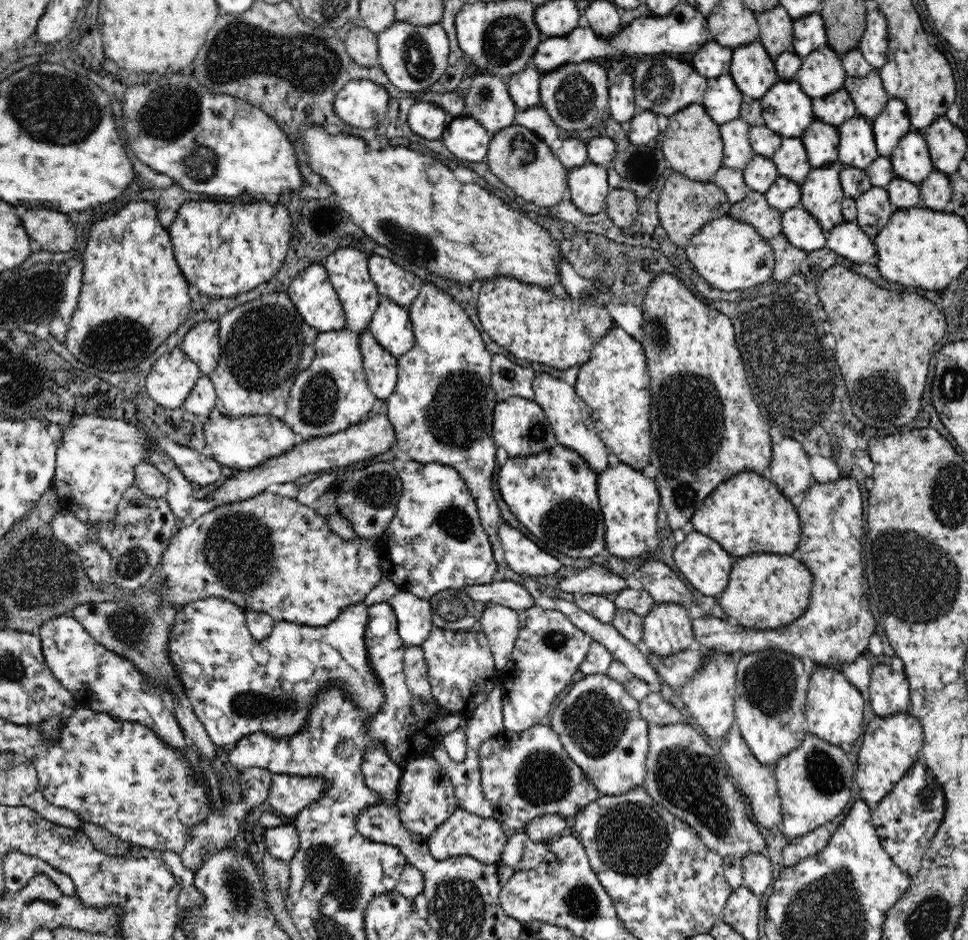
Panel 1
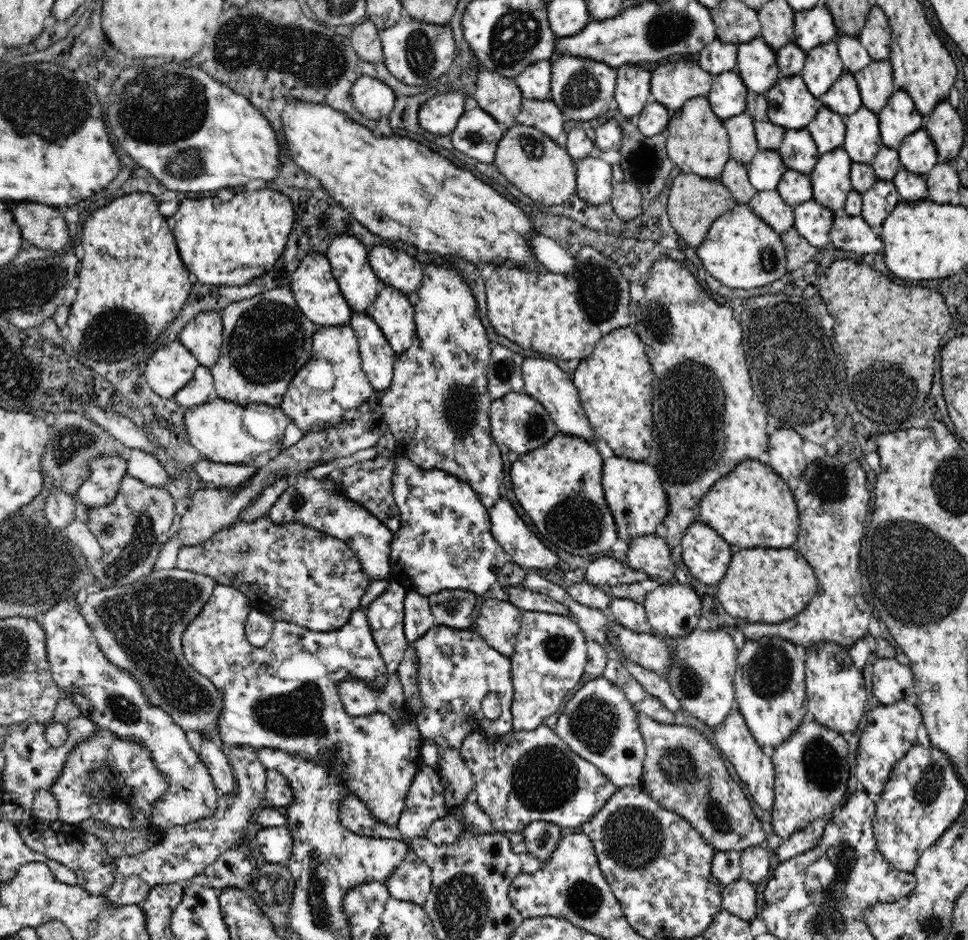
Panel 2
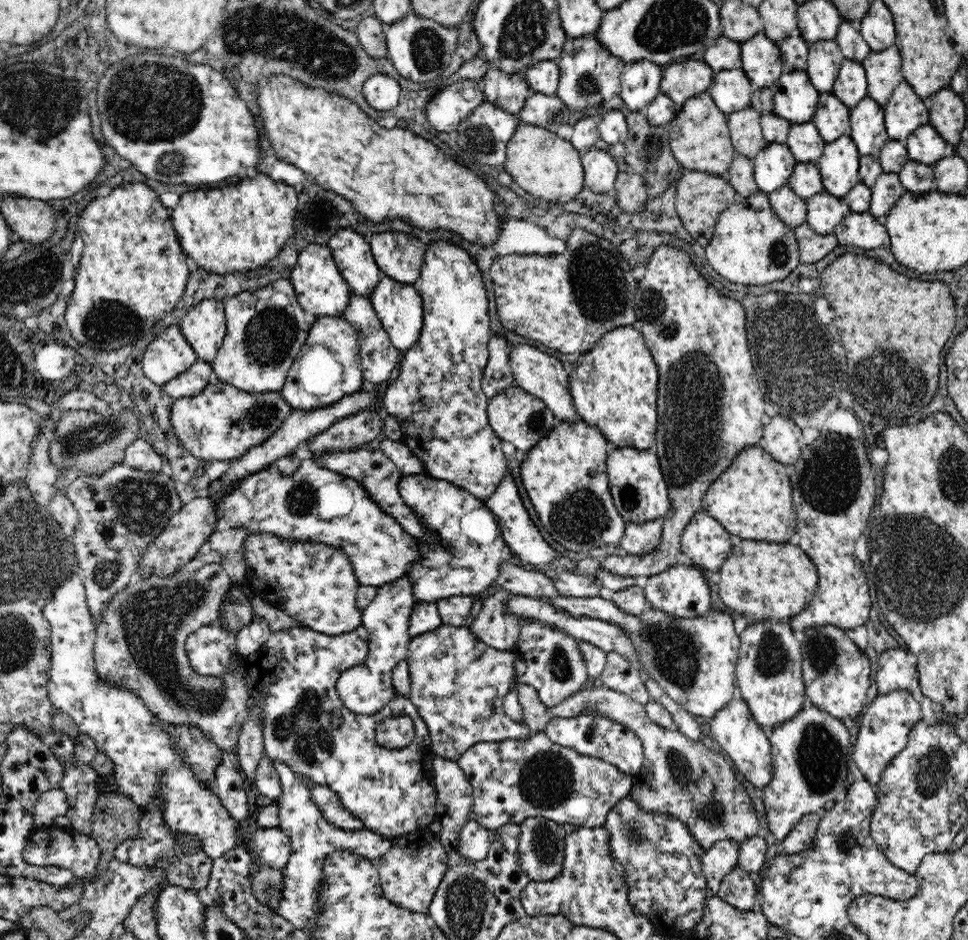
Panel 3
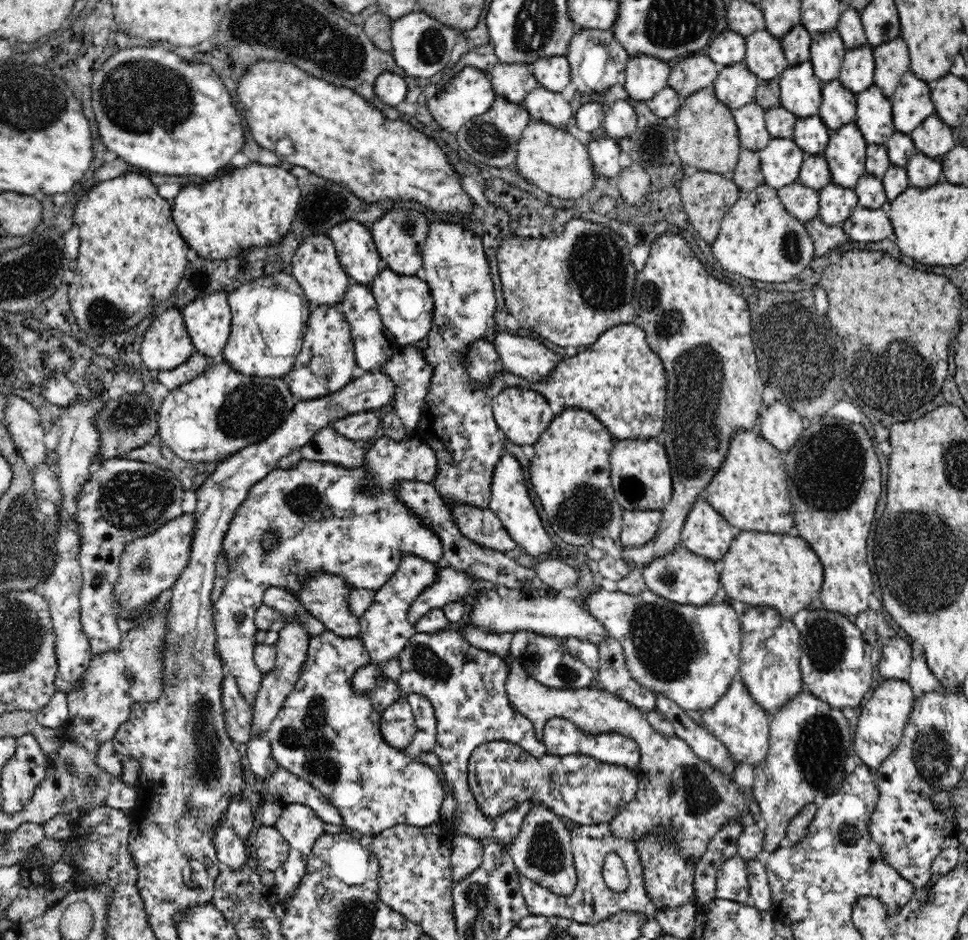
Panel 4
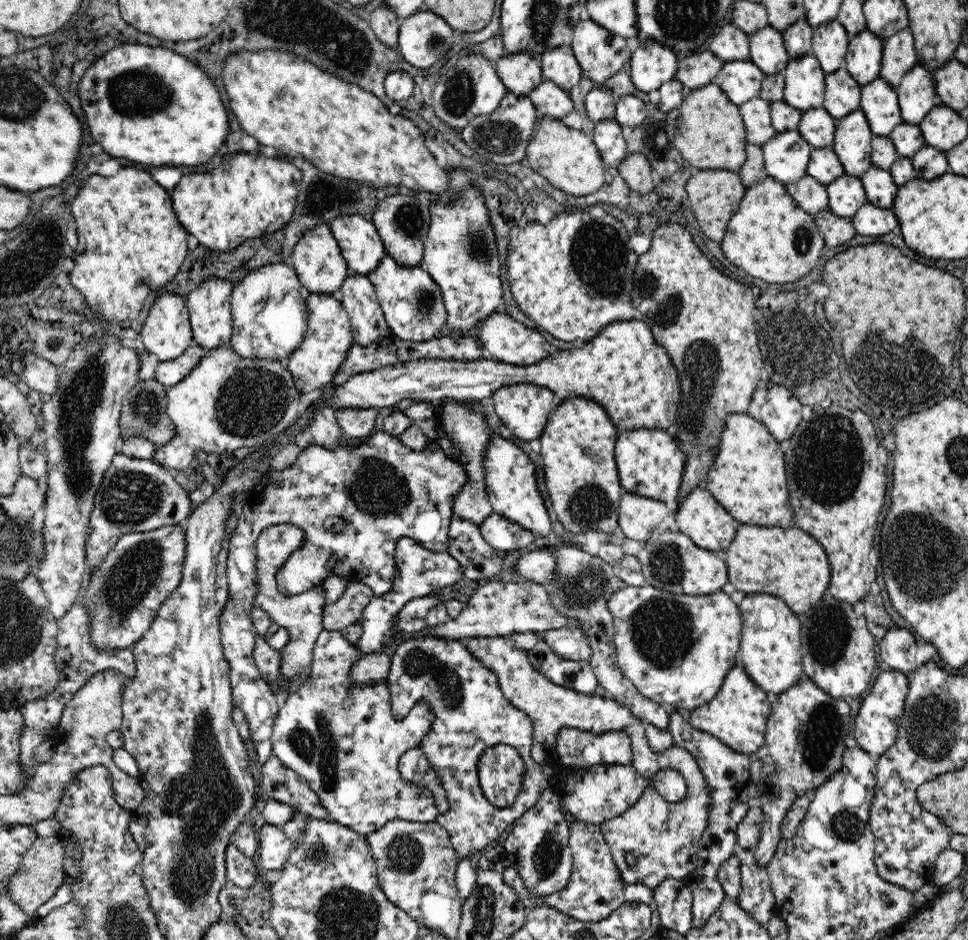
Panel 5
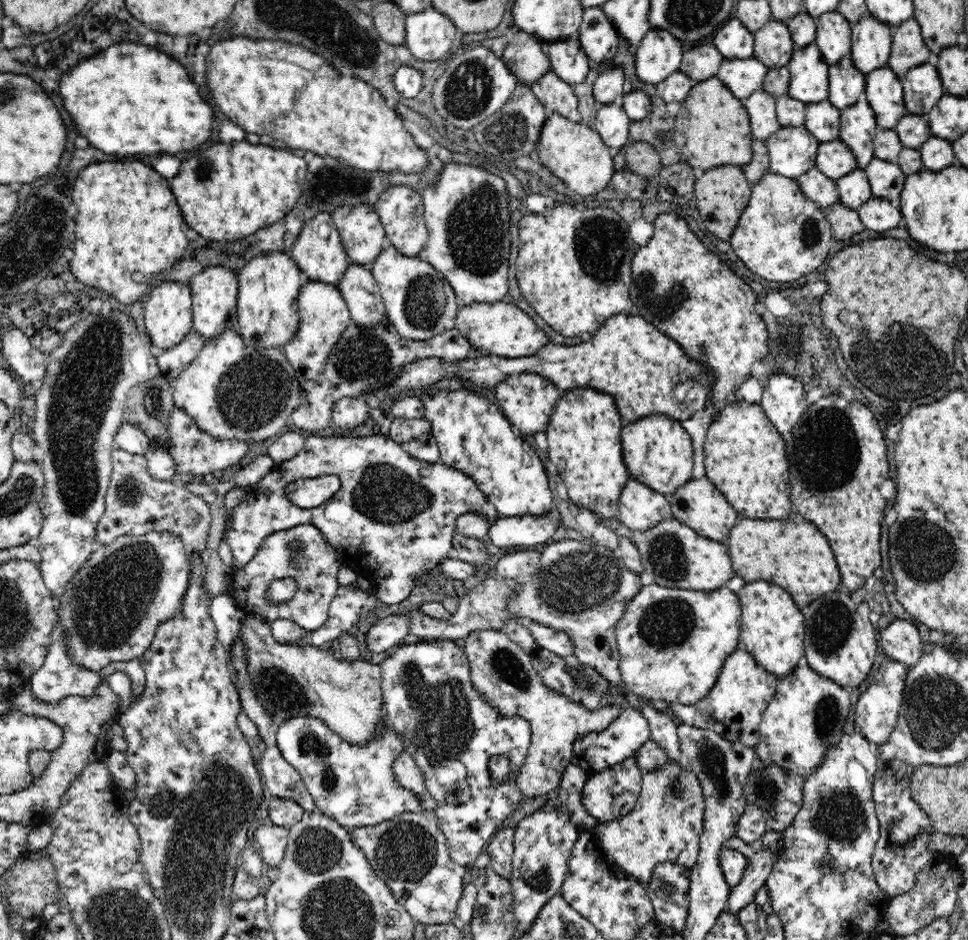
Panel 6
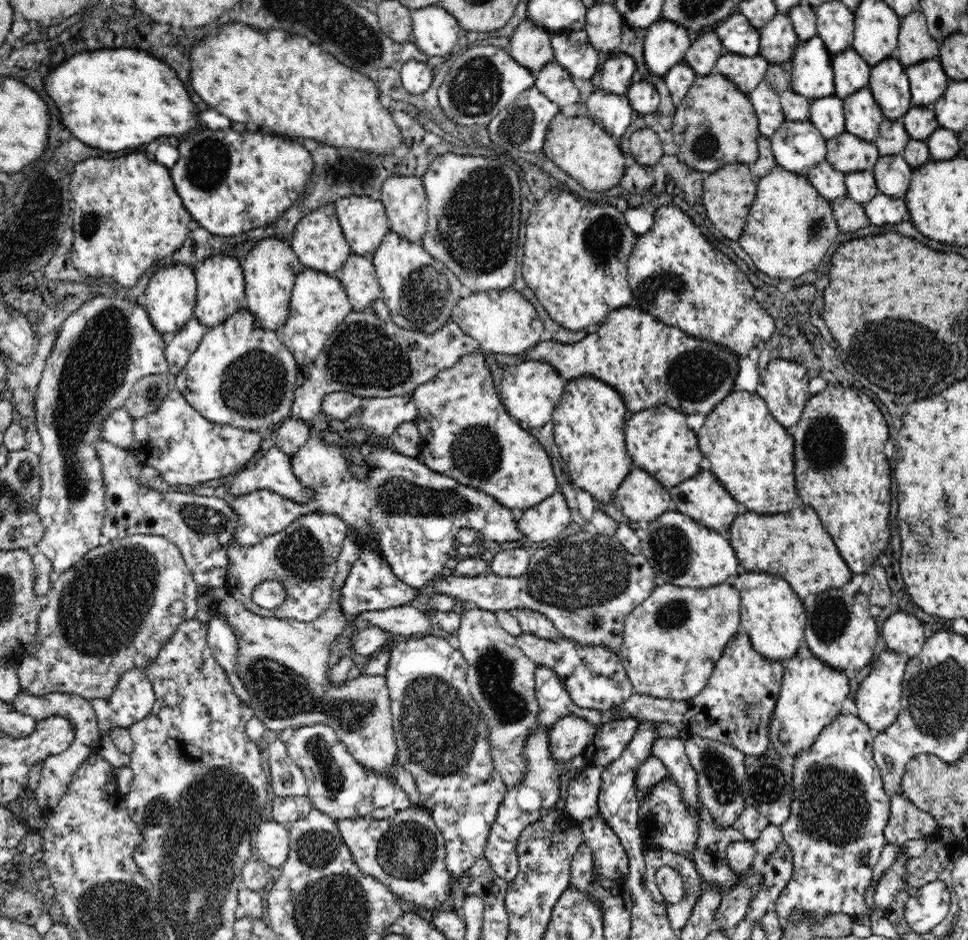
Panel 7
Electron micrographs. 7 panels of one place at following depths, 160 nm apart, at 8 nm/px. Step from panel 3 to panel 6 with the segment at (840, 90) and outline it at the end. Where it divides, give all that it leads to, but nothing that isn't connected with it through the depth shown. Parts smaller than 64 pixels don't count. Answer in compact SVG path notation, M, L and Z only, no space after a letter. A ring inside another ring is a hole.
M866 13L856 24L851 25L851 61L862 74L870 74L873 70L886 67L892 46L893 28L878 21L870 13Z

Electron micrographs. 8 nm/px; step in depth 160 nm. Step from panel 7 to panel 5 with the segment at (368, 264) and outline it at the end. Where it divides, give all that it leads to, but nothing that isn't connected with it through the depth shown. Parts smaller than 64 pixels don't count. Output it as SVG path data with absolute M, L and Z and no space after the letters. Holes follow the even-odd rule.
M350 273L337 297L347 311L353 343L367 347L392 334L378 303L374 285L367 276Z

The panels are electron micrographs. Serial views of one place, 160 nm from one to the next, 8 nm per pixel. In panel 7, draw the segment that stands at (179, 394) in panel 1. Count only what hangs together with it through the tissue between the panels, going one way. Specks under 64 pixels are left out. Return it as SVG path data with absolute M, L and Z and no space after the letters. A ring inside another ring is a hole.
M188 265L161 266L149 280L143 305L153 328L163 337L180 332L194 315L197 284L192 267Z

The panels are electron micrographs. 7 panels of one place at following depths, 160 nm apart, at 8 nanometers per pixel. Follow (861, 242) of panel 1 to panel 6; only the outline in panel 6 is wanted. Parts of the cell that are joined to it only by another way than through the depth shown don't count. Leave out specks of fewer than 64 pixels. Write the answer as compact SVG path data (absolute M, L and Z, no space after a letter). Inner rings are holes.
M872 196L857 208L864 229L872 232L884 232L896 228L902 220L899 207L892 206L887 200Z

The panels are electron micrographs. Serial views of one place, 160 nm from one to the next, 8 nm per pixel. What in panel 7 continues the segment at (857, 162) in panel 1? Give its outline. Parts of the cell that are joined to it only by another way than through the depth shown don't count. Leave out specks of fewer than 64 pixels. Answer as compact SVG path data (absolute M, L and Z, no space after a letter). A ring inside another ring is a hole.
M892 56L871 67L869 89L888 120L902 118L913 107L904 67Z

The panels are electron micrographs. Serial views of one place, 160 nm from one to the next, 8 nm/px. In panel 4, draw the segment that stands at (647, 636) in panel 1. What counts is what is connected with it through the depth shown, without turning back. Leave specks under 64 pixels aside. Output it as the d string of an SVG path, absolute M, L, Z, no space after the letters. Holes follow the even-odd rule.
M678 546L673 553L654 559L644 567L643 580L647 589L680 605L704 606L710 603L721 584L719 565L697 554L692 554L686 547Z

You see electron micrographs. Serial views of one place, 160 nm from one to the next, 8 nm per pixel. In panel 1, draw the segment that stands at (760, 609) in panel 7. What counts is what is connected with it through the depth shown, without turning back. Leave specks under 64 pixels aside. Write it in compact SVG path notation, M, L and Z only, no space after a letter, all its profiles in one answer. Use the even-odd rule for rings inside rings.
M778 649L750 653L740 659L736 674L734 722L742 733L742 740L761 765L775 768L782 757L804 742L808 734L805 710L809 680L810 675L806 673L802 659Z

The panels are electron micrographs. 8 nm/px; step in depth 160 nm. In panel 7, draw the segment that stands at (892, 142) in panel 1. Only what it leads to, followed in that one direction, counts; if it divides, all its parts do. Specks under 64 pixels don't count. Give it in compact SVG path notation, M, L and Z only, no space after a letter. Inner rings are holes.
M938 58L920 61L909 66L905 73L910 83L911 102L914 106L932 108L950 83Z

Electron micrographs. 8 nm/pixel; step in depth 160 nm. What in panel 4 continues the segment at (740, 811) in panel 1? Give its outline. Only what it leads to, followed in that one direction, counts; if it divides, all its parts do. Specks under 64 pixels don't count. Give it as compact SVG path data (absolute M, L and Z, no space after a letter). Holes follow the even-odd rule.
M468 623L464 628L465 639L473 648L480 650L488 650L494 654L500 654L502 658L514 660L511 664L509 675L505 682L505 689L509 696L513 707L528 720L532 721L536 738L542 740L543 730L546 722L550 718L562 717L573 722L583 732L589 734L599 734L602 732L617 732L624 736L633 738L639 746L641 752L641 761L634 770L635 776L638 778L638 791L634 799L609 822L614 837L626 839L628 841L636 841L637 839L647 836L644 832L654 832L658 828L658 824L669 826L669 834L676 843L678 849L682 851L682 855L687 858L700 858L706 853L710 840L715 834L732 821L742 823L744 818L750 814L749 801L742 793L742 789L735 782L733 777L729 777L726 773L718 770L716 766L712 766L709 762L704 762L696 756L696 753L690 748L690 745L675 734L672 736L664 736L658 732L646 718L645 712L639 708L632 706L628 701L622 700L615 694L610 694L599 687L586 687L583 689L551 689L550 687L540 684L534 680L526 671L522 669L520 663L510 655L510 644L512 644L512 632L488 632L481 626L474 626Z

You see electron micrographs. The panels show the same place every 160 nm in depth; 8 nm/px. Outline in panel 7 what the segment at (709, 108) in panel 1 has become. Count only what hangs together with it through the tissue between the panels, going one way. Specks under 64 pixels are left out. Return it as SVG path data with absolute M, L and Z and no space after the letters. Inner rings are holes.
M724 51L718 58L714 70L733 82L742 93L749 93L764 80L769 65L759 54L749 57Z

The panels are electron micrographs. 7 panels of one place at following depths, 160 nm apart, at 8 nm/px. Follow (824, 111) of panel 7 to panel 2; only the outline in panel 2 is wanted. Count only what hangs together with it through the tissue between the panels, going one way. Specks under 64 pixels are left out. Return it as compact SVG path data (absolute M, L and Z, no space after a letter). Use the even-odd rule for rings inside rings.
M808 129L788 130L785 134L778 153L784 161L786 170L798 171L798 173L809 174L818 158L818 149Z

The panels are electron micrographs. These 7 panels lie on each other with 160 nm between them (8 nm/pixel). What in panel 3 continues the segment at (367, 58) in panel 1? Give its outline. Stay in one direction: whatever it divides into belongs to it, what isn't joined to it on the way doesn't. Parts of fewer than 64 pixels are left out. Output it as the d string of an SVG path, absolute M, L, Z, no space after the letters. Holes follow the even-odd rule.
M371 13L363 16L356 28L356 37L366 53L374 58L387 56L385 25Z

